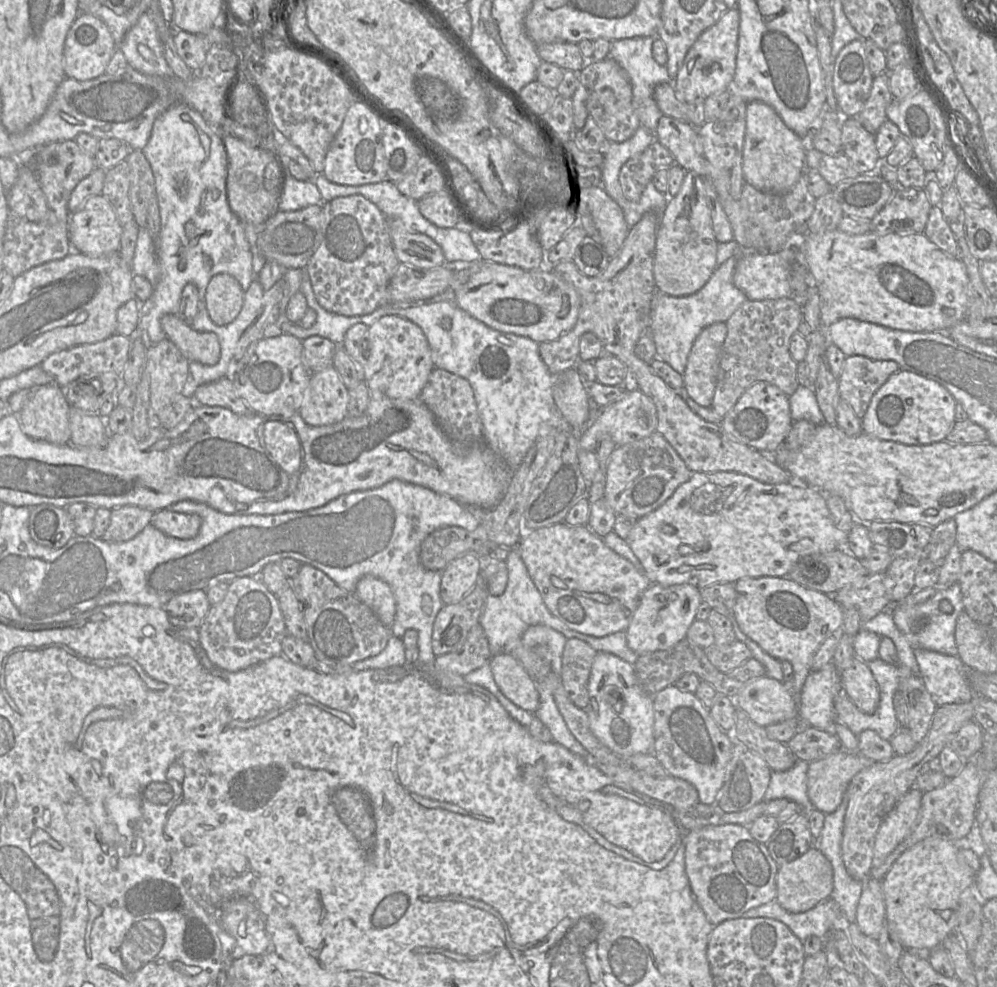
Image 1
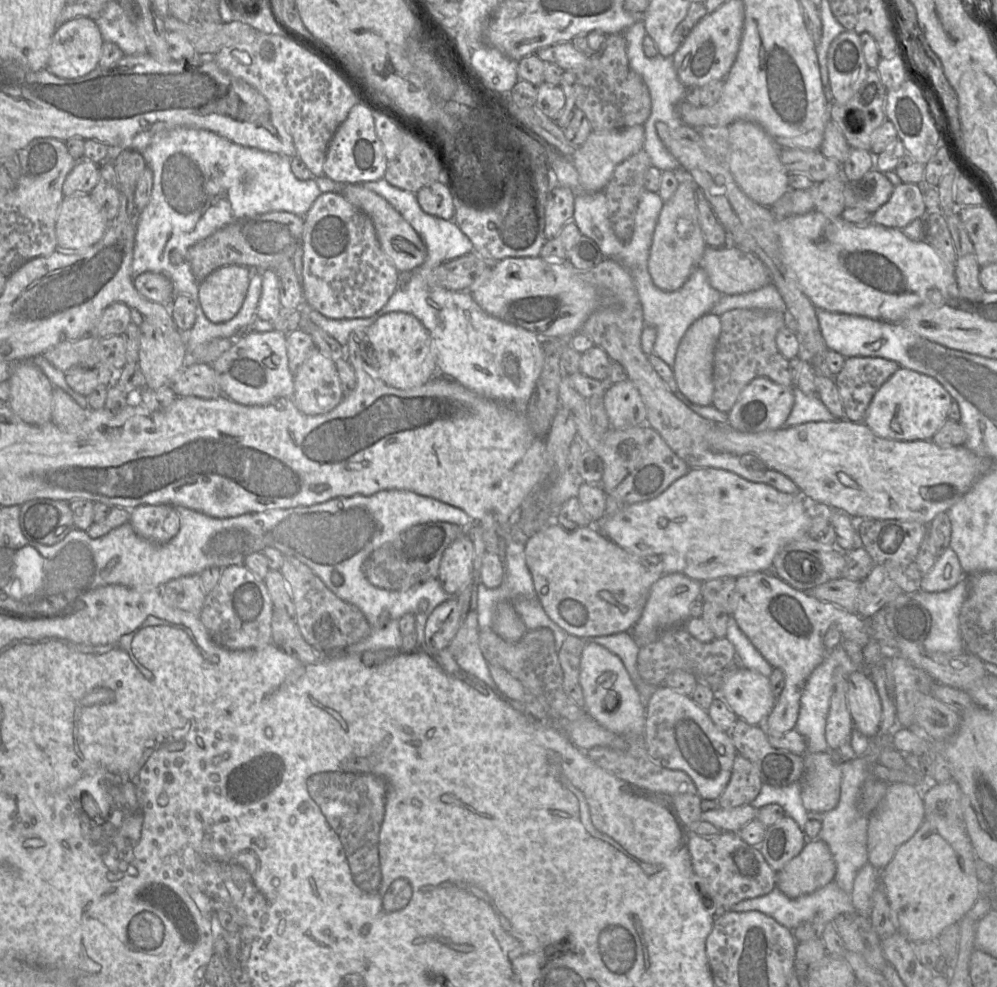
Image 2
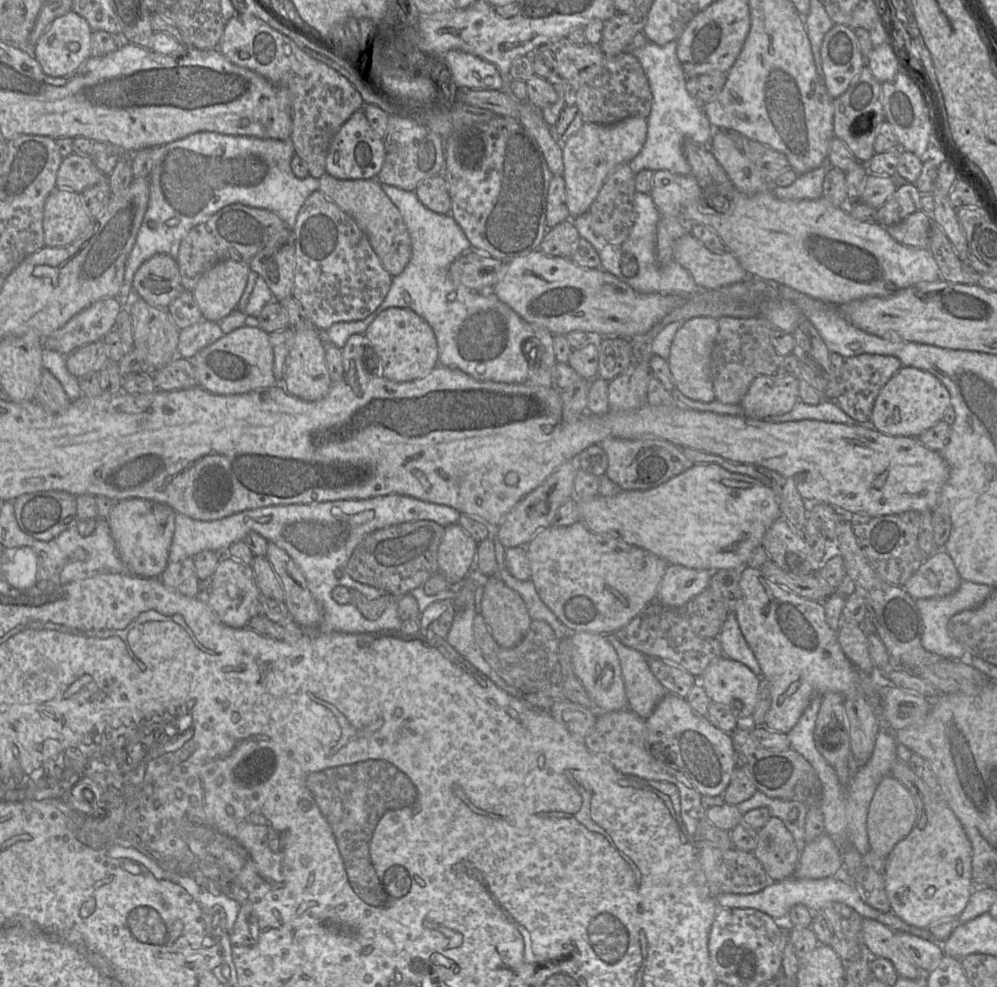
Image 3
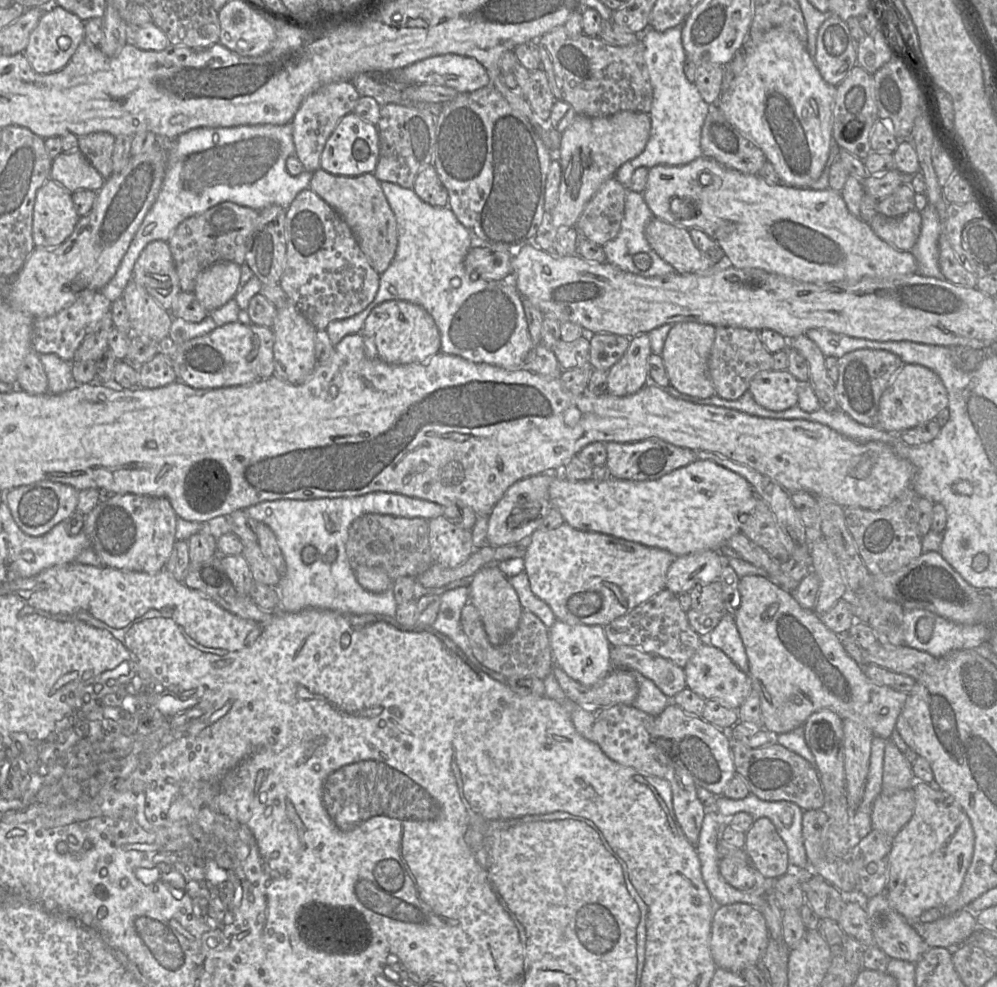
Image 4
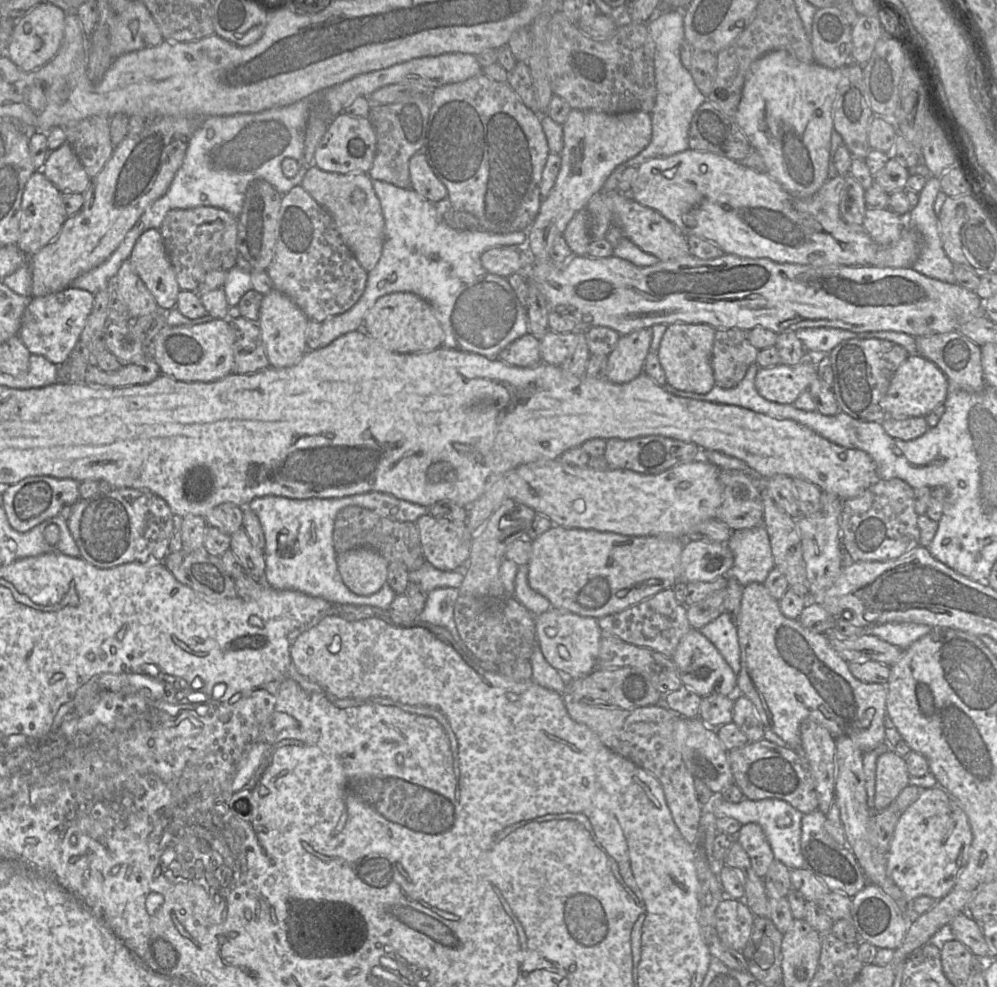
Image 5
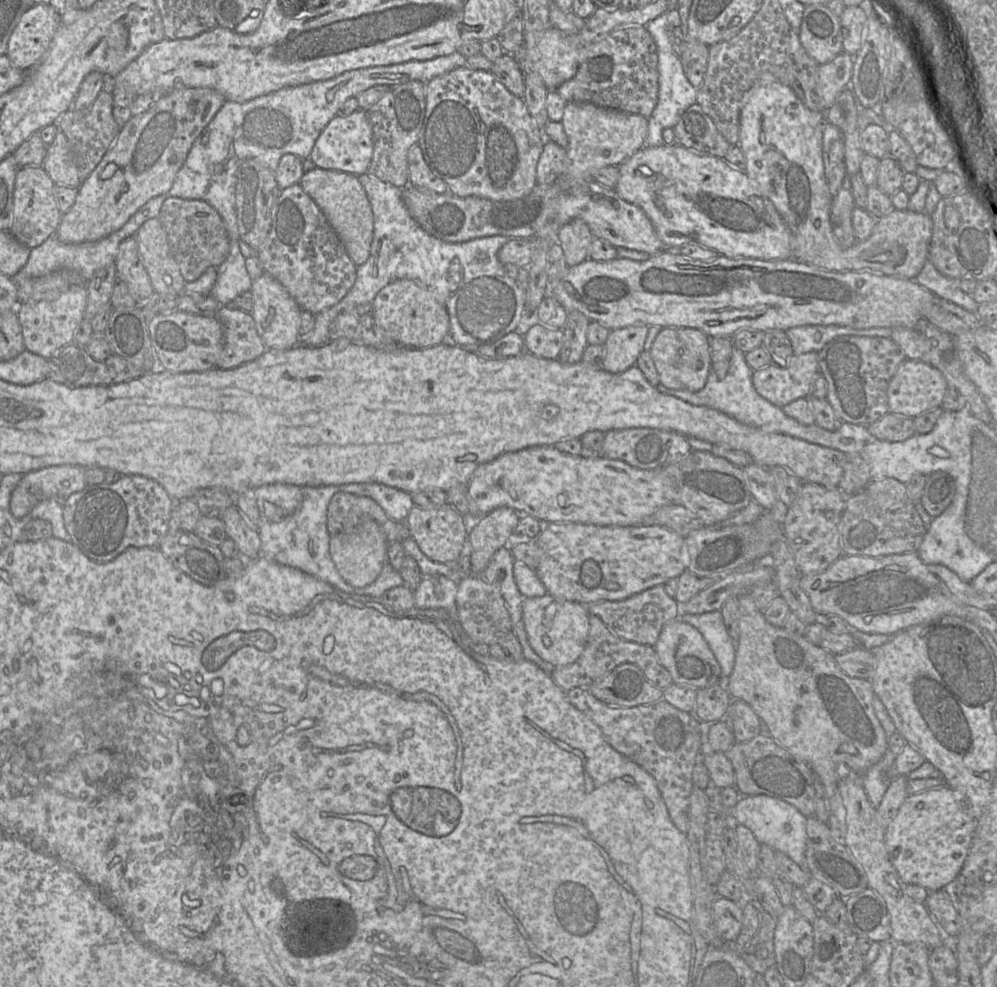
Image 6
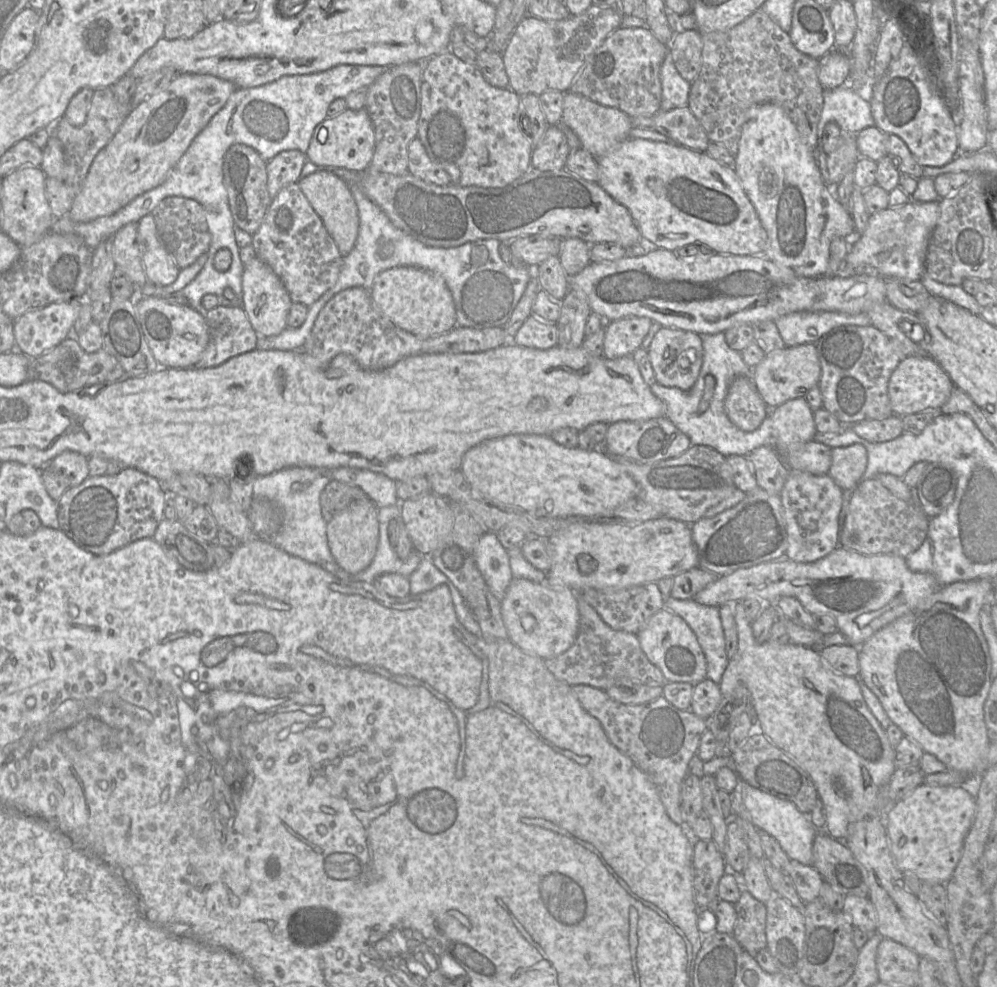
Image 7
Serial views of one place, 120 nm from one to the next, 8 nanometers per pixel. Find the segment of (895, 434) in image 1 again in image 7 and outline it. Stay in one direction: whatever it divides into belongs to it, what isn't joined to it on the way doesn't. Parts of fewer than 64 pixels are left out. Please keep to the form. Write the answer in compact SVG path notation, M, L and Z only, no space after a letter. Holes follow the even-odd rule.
M930 356L904 357L888 383L888 395L893 414L903 417L924 410L940 410L949 400L954 387L949 375Z

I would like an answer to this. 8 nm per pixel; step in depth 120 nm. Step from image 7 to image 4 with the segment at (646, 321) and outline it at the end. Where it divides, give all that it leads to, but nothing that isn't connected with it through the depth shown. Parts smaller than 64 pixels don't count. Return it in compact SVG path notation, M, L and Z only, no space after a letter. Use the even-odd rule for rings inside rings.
M639 334L630 338L625 354L607 372L607 393L618 397L628 396L648 384L648 358L651 354L648 334Z

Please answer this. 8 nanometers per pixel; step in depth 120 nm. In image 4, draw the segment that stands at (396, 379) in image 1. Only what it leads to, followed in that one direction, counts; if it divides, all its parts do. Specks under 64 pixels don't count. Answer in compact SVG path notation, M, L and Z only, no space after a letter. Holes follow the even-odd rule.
M403 300L376 306L364 321L361 334L373 341L379 359L392 365L423 363L441 349L440 332L431 315L421 306Z

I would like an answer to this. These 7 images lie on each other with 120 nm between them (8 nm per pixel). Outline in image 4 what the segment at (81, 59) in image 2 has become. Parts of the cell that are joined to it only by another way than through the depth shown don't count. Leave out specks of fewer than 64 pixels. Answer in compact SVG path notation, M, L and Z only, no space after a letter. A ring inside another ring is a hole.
M55 5L42 15L38 25L31 32L29 43L23 53L34 71L40 74L53 73L69 63L84 39L84 21L63 7Z

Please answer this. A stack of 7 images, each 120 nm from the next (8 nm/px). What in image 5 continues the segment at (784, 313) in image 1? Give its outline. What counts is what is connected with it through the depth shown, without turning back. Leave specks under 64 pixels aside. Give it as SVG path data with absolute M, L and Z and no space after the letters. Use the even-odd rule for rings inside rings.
M739 328L716 330L712 353L712 370L715 384L724 389L735 387L746 375L748 368L756 364L759 350L748 338L748 332Z

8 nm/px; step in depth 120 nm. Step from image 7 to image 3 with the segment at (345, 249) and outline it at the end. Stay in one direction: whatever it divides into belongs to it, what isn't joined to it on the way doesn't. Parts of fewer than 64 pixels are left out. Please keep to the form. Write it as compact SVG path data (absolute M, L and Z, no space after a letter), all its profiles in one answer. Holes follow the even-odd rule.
M324 173L319 178L319 191L356 222L392 277L403 272L412 255L411 238L400 211L384 193L377 178L340 180Z

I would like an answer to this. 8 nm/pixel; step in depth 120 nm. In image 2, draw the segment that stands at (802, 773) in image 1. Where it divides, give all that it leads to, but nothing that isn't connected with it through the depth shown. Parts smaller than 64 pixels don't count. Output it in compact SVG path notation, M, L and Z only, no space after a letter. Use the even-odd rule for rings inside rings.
M794 782L784 787L762 784L758 796L750 803L756 809L770 804L780 805L785 815L791 817L804 831L808 811L801 799L801 782Z

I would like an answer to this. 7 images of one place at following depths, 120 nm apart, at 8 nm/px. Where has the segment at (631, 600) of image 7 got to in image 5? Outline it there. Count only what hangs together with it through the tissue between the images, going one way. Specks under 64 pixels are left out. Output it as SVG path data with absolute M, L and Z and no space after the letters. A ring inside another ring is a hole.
M666 588L655 595L620 612L598 619L602 630L608 631L634 645L648 647L671 658L681 638L691 629L686 606L675 599L673 589Z

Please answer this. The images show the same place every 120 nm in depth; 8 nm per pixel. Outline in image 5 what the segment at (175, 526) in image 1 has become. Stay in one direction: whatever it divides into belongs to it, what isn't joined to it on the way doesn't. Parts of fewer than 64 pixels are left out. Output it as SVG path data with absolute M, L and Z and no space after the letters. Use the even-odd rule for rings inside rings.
M120 488L107 494L97 493L90 499L79 498L64 515L80 557L96 567L163 562L169 553L175 515L165 500L147 490Z

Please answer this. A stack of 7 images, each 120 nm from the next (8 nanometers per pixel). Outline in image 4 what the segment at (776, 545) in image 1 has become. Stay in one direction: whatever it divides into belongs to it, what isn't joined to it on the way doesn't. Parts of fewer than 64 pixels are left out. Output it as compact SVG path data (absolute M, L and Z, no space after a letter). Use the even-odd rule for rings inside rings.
M696 459L694 462L671 471L657 480L622 480L611 478L606 481L590 480L572 482L563 476L556 477L549 486L549 498L551 508L556 508L562 515L564 522L575 529L588 532L598 532L611 535L617 538L643 544L649 547L656 547L670 552L673 556L683 556L704 550L718 551L722 543L736 533L741 533L739 528L739 515L749 514L756 504L756 494L749 482L735 472L724 468L711 460Z

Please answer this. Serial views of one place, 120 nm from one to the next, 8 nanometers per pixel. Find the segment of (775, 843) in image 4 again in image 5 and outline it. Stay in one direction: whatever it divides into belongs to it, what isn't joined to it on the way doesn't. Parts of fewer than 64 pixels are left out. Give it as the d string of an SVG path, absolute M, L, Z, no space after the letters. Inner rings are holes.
M757 823L744 824L734 837L747 852L755 873L763 878L775 857L762 827Z

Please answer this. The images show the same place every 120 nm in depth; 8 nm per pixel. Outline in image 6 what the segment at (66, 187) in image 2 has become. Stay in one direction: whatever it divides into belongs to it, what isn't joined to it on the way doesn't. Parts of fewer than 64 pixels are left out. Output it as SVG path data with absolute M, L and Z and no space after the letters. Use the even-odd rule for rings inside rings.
M60 130L53 142L46 147L42 167L55 185L78 189L82 184L69 142Z

